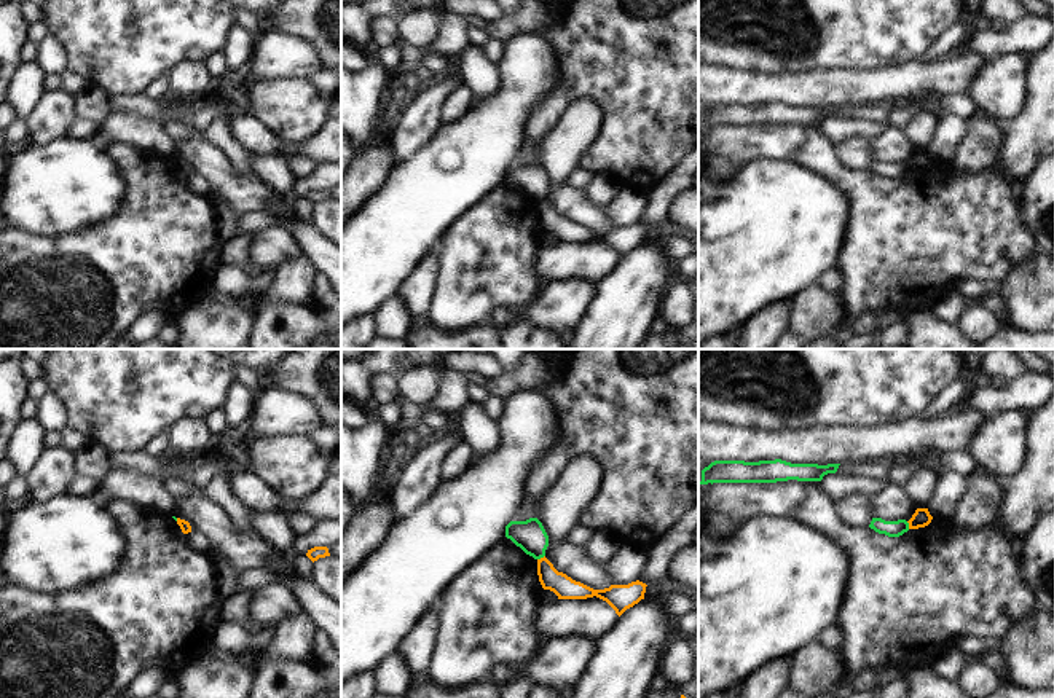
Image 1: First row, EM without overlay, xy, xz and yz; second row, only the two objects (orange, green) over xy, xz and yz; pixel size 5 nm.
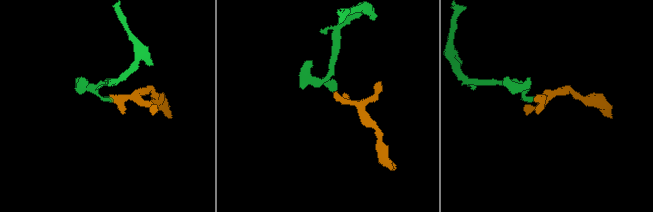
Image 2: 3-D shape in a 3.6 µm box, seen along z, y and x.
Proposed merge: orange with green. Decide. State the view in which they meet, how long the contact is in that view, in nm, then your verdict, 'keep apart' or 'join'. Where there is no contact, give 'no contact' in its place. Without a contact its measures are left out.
contact in xz; length 50 nm; keep apart

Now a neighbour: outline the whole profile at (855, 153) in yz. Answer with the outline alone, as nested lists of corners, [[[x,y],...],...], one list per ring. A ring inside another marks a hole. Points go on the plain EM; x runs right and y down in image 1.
[[[853,137],[836,145],[836,156],[844,169],[867,172],[875,161],[867,139]]]

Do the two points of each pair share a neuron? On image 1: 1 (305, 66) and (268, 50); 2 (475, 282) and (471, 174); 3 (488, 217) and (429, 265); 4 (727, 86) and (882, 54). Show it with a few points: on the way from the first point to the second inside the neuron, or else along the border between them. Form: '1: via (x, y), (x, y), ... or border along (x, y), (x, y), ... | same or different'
1: via (295, 58), (278, 54) | same
2: border along (501, 182), (463, 212), (445, 231) | different
3: border along (439, 246), (437, 279), (429, 297) | different
4: border along (831, 67), (806, 72), (756, 72) | different

